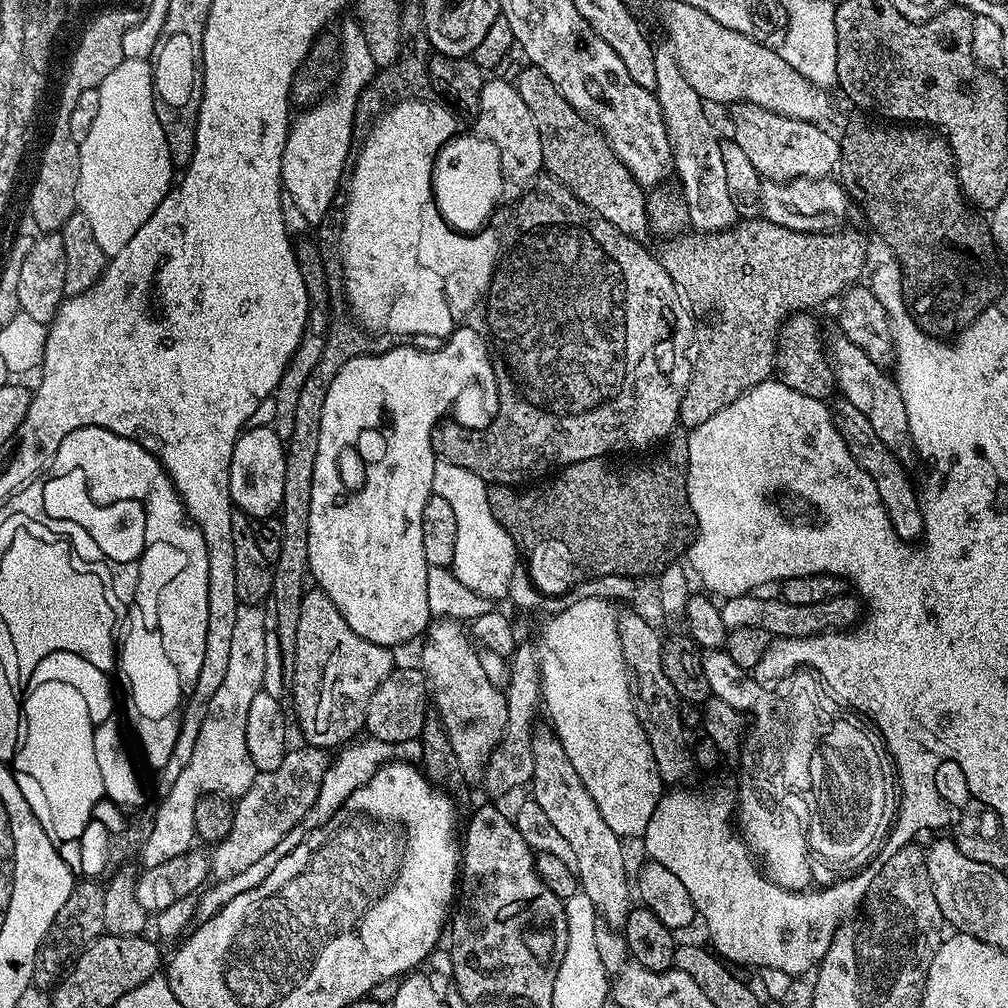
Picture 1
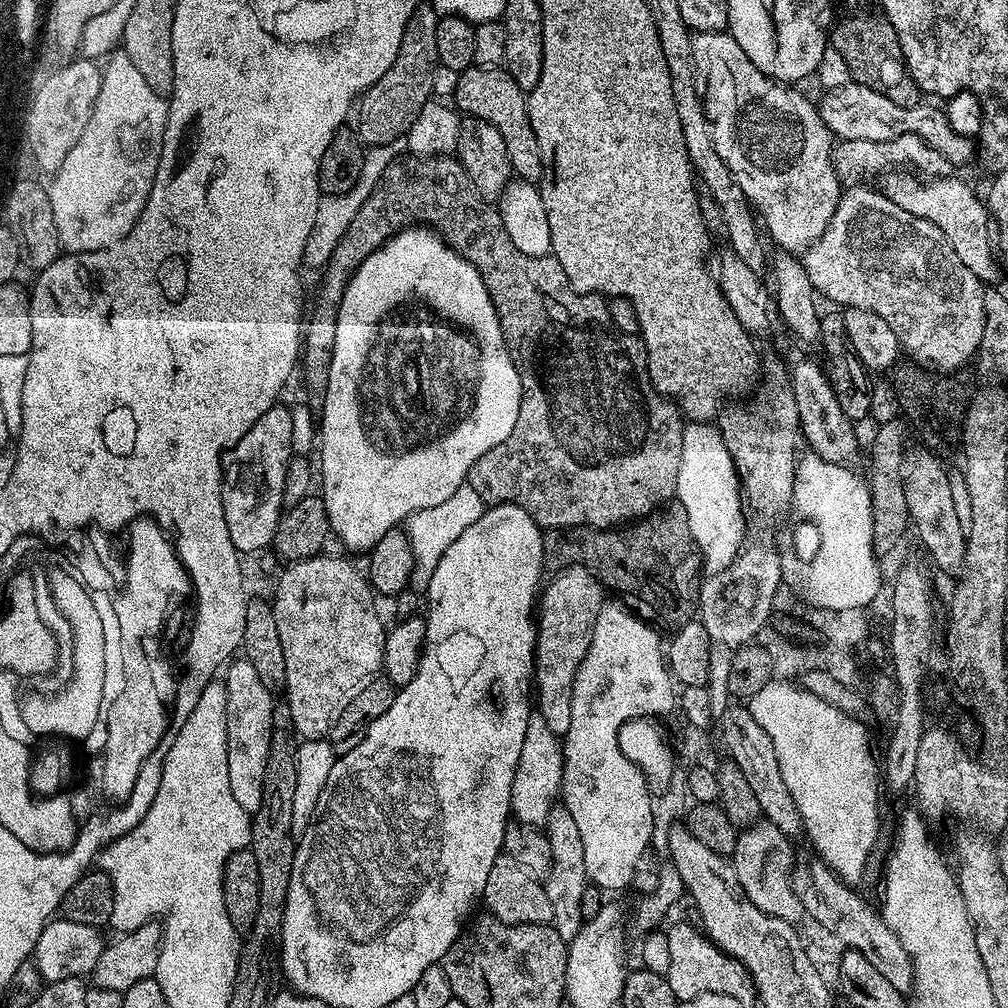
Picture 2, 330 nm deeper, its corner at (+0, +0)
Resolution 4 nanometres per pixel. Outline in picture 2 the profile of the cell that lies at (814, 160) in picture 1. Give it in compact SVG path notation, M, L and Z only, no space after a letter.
M862 186L849 187L852 189L849 192L847 189L841 195L838 206L834 210L834 218L830 218L830 226L826 226L822 238L818 242L811 244L807 252L803 253L802 261L809 278L811 278L811 284L823 299L826 297L830 301L842 305L836 306L878 314L890 326L890 330L893 330L900 342L901 349L913 363L919 364L920 367L927 371L935 371L941 374L950 374L959 371L962 368L964 356L968 356L972 352L972 348L979 349L976 342L980 342L978 338L982 338L982 331L985 325L983 284L980 283L980 280L974 274L970 274L966 270L966 266L962 266L962 262L958 262L954 250L946 242L946 238L942 234L942 230L938 230L938 226L934 226L926 218L918 218L914 214L910 214L910 210L902 210L902 206L890 202L890 198L886 198L883 191L876 190L874 192L870 188L858 187Z

